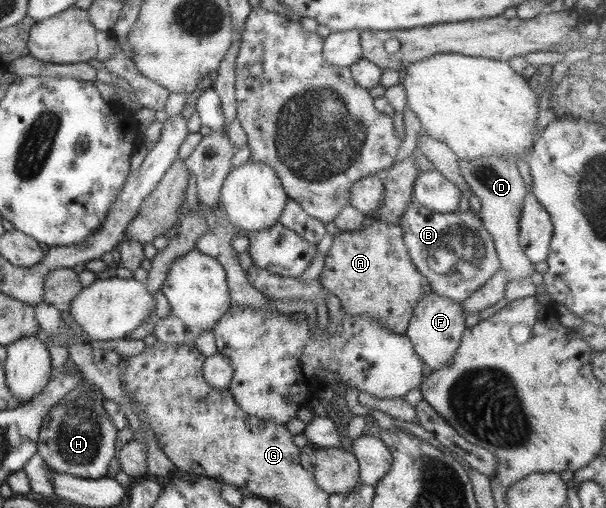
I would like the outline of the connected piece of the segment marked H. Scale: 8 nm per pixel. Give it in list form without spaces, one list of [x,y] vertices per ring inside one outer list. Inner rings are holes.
[[[85,394],[71,400],[63,399],[50,409],[43,421],[37,454],[47,462],[51,471],[87,479],[106,477],[109,463],[117,453],[118,430],[107,415],[102,399],[91,399]]]

